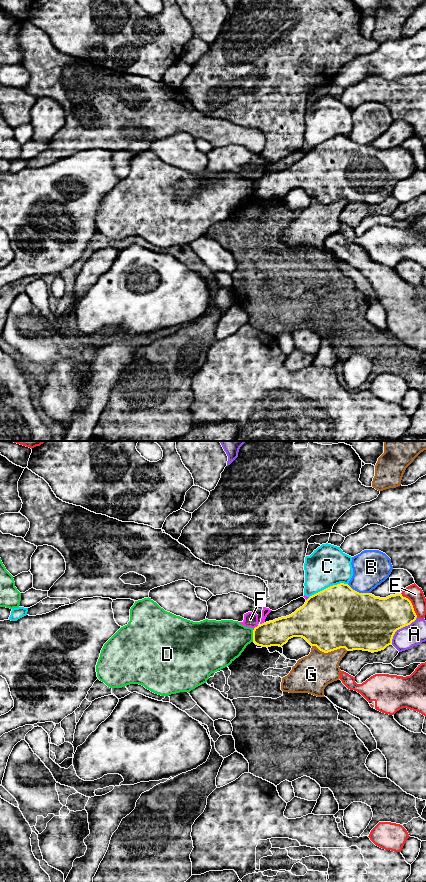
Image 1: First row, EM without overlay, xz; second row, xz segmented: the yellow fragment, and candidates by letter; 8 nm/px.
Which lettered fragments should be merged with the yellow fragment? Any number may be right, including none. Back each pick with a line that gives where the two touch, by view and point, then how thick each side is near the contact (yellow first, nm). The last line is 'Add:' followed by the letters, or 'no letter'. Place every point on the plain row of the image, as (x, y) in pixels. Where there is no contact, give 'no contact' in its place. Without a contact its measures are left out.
Add: no letter

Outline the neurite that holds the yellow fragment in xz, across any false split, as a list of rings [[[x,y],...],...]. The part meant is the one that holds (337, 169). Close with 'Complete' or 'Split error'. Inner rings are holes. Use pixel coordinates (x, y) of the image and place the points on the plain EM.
[[[340,135],[330,138],[312,148],[305,156],[289,168],[262,175],[253,182],[253,194],[262,199],[282,199],[293,189],[304,190],[311,198],[328,205],[340,200],[347,203],[363,202],[378,204],[392,196],[395,184],[410,177],[417,170],[411,153],[402,146],[390,147],[386,150],[375,149],[370,145],[359,145],[348,136]]]. Complete

